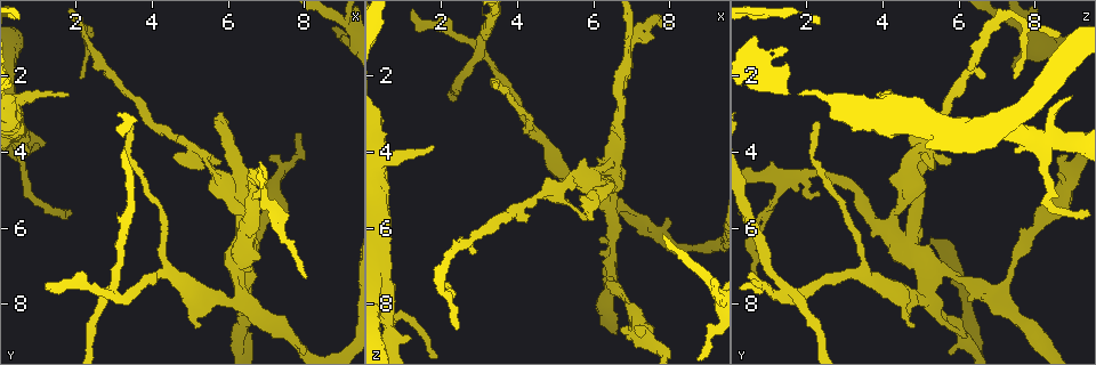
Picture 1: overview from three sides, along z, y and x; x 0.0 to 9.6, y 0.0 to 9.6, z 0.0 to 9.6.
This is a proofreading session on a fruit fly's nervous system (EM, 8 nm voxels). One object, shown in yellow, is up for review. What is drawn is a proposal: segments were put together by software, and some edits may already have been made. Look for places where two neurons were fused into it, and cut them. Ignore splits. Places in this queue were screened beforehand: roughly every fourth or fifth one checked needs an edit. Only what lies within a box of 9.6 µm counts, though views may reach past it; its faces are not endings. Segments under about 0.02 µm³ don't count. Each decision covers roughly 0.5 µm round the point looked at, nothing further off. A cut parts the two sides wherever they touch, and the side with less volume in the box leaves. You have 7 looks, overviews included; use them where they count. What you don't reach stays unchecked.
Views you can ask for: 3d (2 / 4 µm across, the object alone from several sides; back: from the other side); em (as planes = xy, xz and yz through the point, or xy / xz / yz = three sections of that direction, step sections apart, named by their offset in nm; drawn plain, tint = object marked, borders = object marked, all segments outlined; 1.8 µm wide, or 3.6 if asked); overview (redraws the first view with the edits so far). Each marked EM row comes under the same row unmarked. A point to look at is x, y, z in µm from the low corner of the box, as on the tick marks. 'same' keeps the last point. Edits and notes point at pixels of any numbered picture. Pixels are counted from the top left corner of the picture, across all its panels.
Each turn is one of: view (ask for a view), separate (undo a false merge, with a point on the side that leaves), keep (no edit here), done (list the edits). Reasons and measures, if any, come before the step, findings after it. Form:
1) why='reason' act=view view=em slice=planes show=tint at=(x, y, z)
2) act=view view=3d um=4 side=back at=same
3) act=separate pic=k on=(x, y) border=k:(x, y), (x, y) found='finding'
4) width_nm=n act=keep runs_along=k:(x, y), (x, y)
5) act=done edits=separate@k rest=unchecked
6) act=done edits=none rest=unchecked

why='a fork' act=view view=em slice=yz step=4 show=tint at=(6.85, 4.70, 1.60)

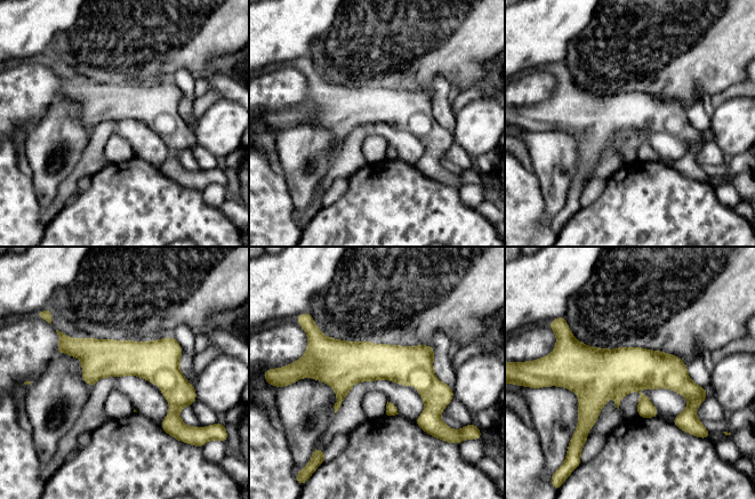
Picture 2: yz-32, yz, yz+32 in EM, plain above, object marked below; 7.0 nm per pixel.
act=keep runs_along=2:(308, 369), (411, 365), (444, 387) found='all the same neuron'

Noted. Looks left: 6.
why='thin neck' act=view view=em slice=planes show=tint at=(6.85, 5.95, 8.00)

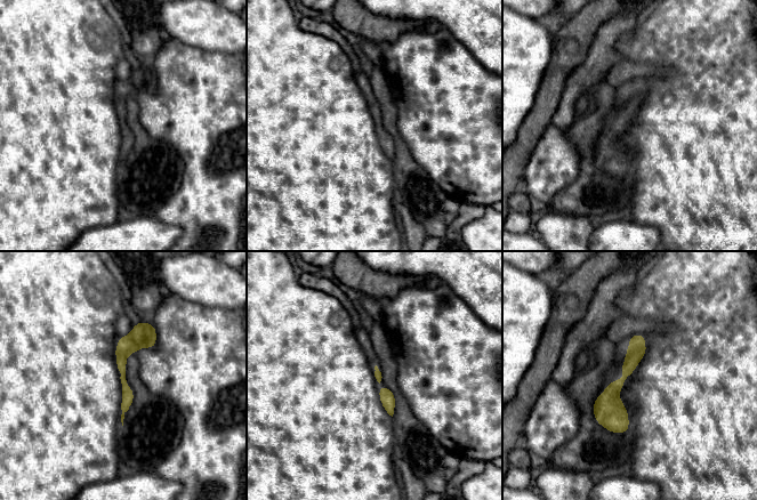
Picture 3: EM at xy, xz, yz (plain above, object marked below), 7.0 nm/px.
act=keep runs_along=3:(639, 337), (613, 389), (613, 429) found='all the same neuron'

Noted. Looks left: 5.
why='thin arm on a thick one' act=view view=3d um=4 at=(6.45, 7.05, 5.50)

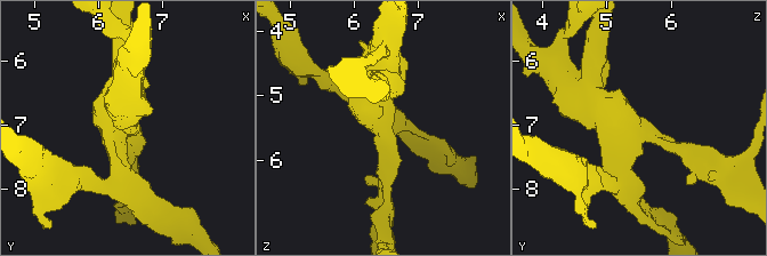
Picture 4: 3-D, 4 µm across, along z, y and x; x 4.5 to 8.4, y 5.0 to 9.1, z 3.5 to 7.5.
arms=3 arm_widths_nm=180,320,650 act=view view=em slice=xz step=8 show=tint at=(6.45, 7.05, 5.40)

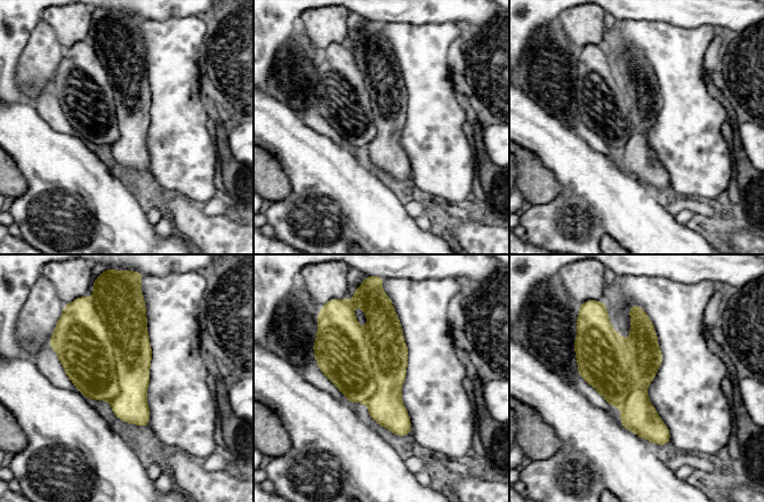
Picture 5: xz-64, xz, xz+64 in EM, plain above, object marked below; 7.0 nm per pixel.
why='cut it another way' act=view view=em slice=planes show=tint at=same

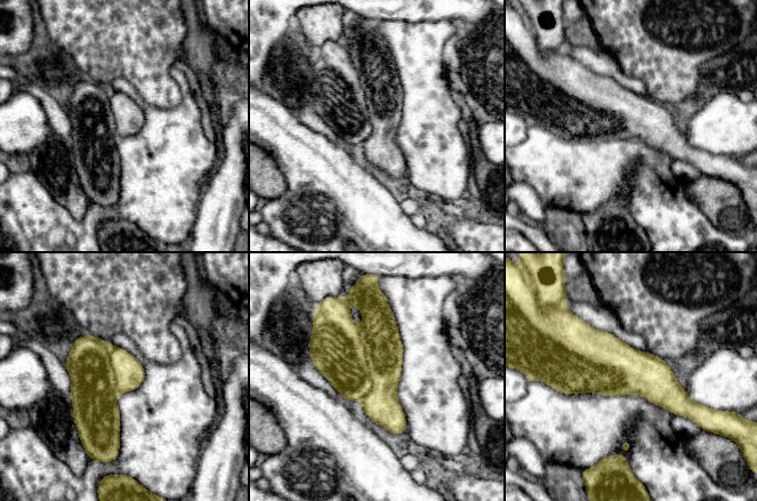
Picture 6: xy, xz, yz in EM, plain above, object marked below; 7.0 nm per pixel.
act=separate pic=6 on=(384, 348) border=6:(360, 329), (371, 385), (363, 400) found='a second neuron is stuck on'

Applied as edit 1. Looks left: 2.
act=done edits=separate@6 rest=unchecked

